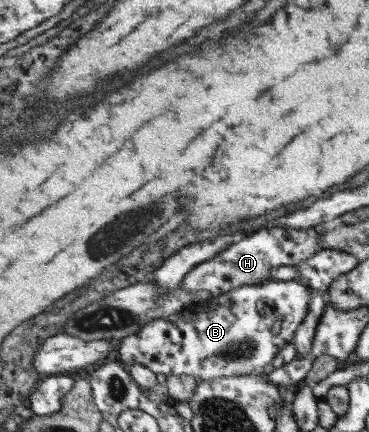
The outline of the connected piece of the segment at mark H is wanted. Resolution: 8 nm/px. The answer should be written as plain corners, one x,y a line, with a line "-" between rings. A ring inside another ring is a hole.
320,225
306,230
282,227
260,229
250,236
245,236
240,242
233,243
216,258
195,267
186,274
182,286
187,293
208,291
213,297
219,297
246,285
264,283
270,278
273,269
294,266
325,250
320,244
320,229

